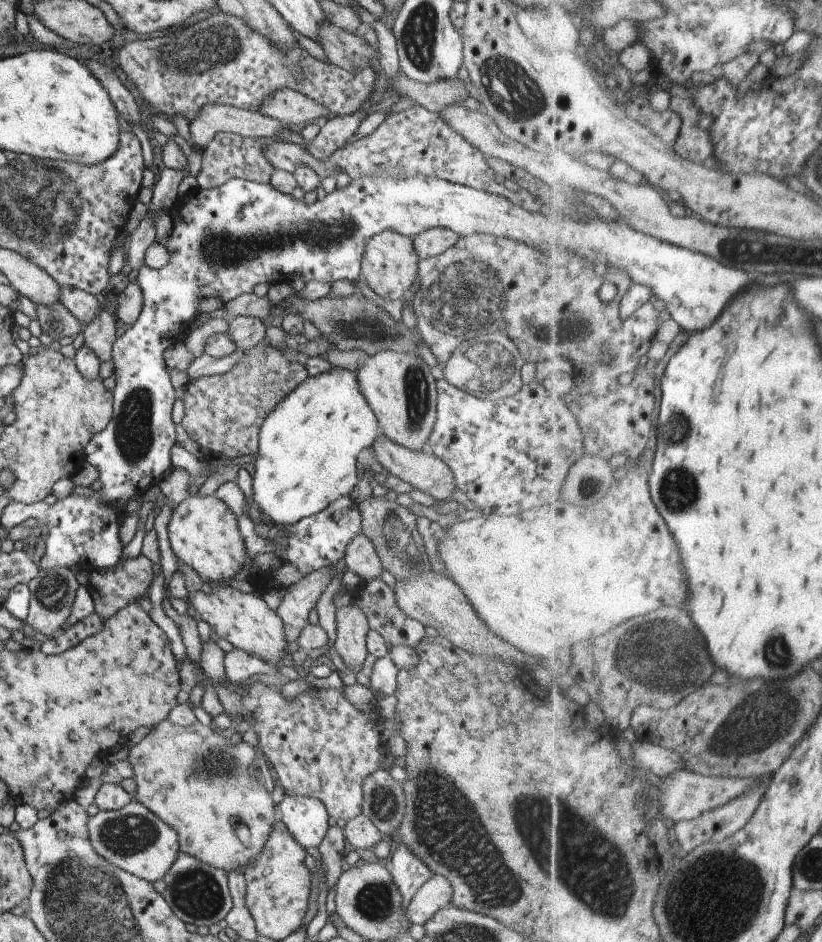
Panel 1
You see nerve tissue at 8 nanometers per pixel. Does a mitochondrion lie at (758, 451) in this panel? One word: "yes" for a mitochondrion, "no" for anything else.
no

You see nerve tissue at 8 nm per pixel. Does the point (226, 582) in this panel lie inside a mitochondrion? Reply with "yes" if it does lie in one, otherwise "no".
no

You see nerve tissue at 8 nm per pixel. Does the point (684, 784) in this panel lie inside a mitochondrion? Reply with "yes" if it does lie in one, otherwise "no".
no

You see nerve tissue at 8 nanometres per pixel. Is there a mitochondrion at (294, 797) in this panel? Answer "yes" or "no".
no

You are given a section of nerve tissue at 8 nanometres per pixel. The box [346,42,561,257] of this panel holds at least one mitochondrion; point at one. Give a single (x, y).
(507, 86)

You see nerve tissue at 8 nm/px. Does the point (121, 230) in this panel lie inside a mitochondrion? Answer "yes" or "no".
no

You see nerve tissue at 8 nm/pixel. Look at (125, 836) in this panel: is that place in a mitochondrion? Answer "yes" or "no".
yes

